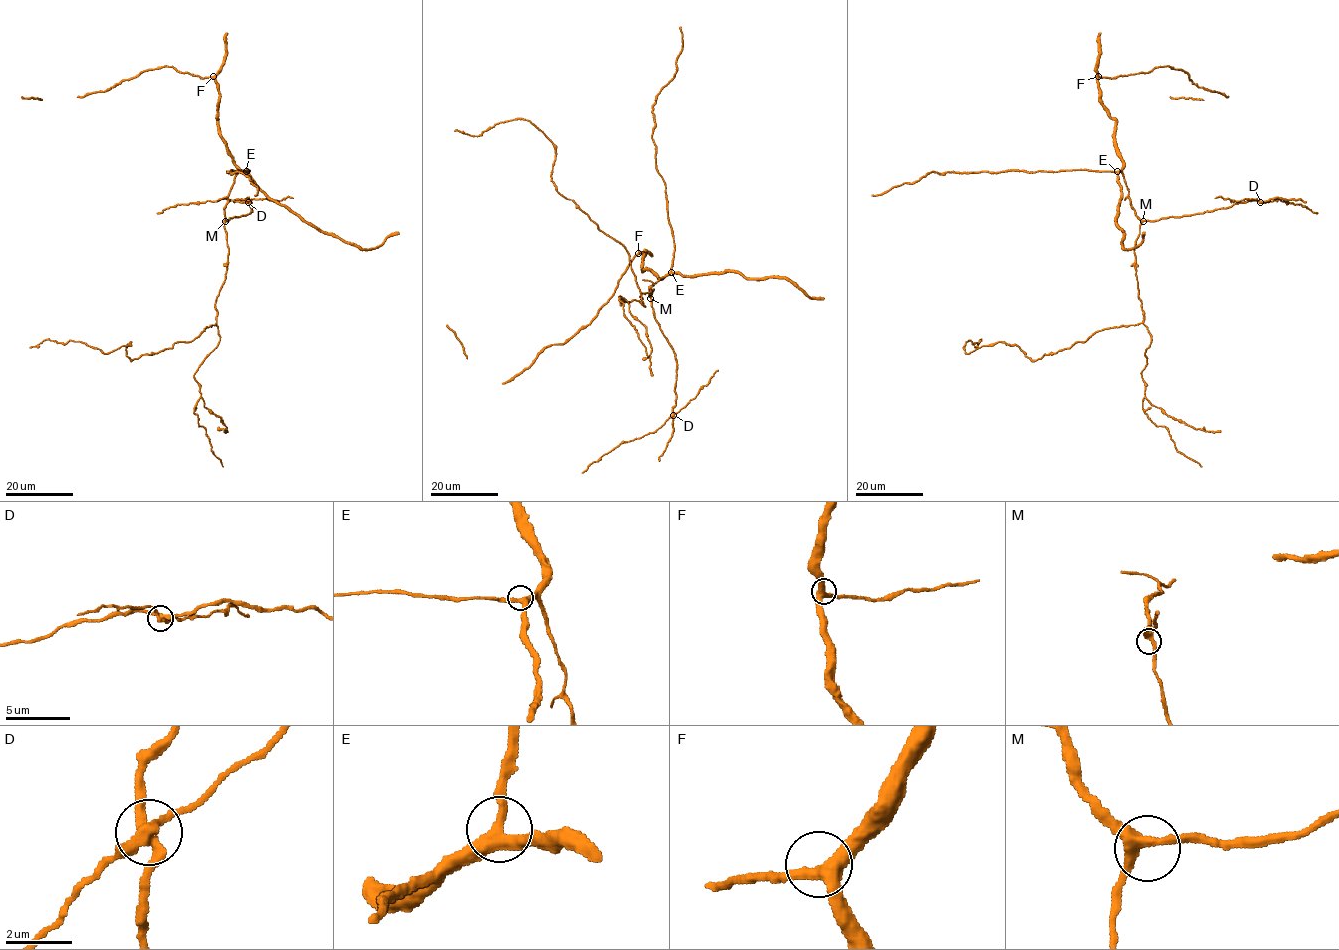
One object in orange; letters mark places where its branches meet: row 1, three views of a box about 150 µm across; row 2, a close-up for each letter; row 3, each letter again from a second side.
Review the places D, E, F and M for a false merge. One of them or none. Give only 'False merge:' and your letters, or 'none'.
False merge: D

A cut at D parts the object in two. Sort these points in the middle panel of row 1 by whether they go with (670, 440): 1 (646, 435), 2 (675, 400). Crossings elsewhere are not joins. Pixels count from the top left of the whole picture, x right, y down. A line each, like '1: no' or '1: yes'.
1: no
2: yes

